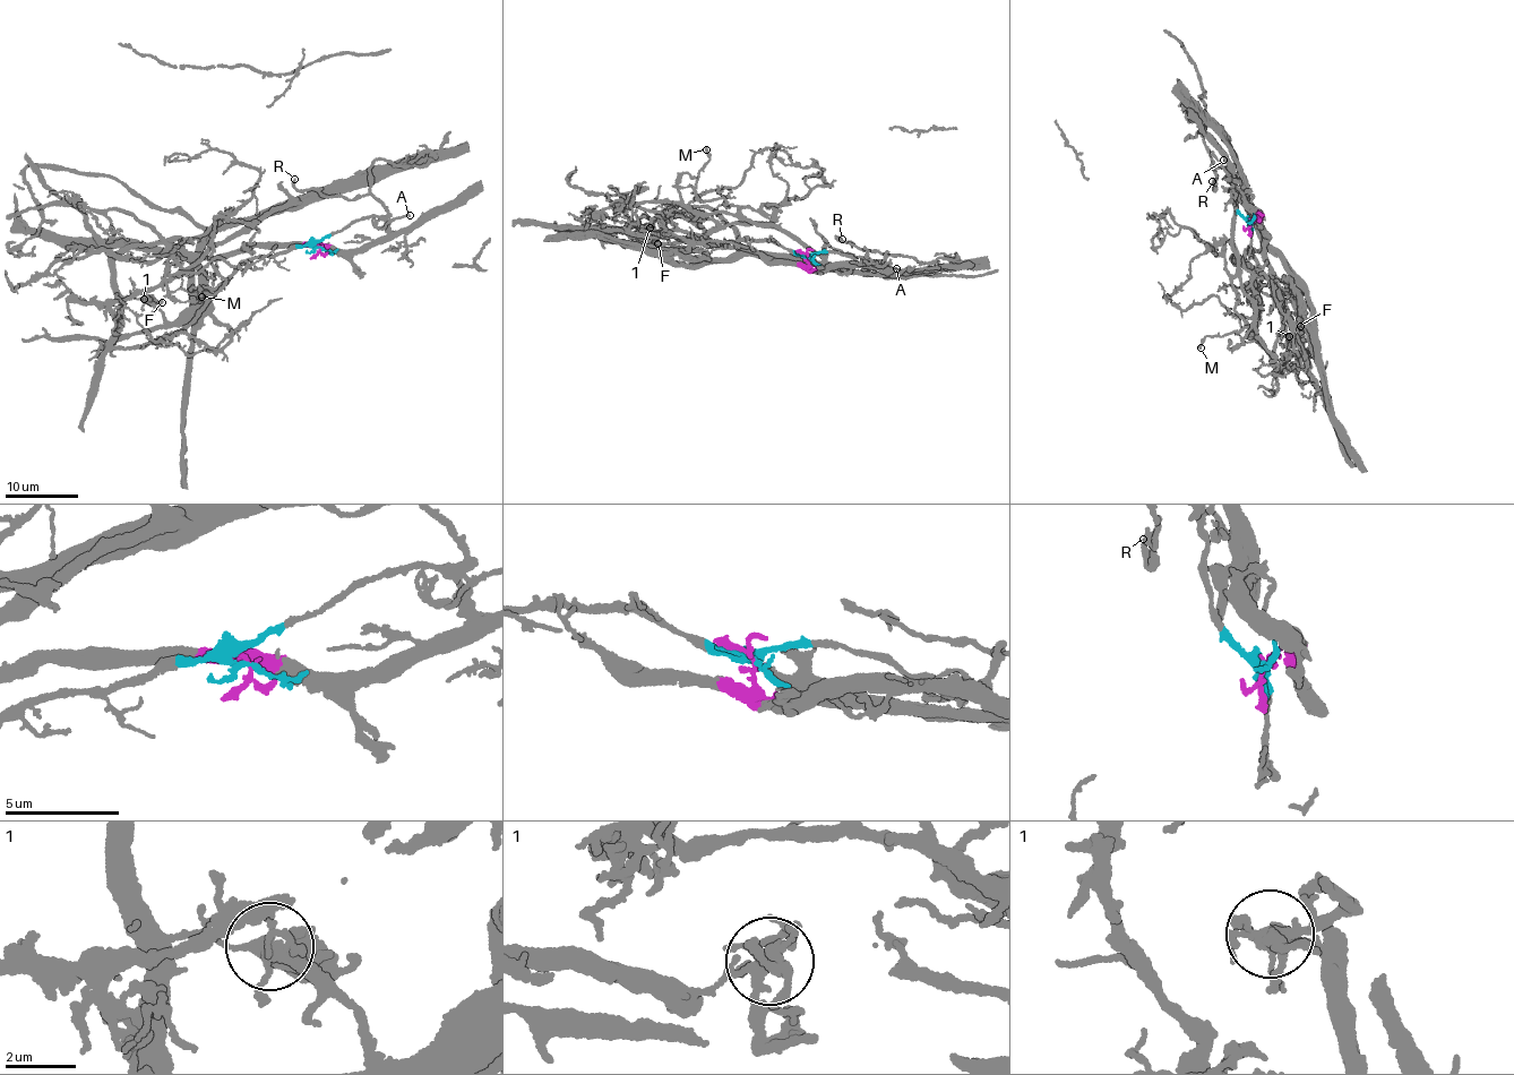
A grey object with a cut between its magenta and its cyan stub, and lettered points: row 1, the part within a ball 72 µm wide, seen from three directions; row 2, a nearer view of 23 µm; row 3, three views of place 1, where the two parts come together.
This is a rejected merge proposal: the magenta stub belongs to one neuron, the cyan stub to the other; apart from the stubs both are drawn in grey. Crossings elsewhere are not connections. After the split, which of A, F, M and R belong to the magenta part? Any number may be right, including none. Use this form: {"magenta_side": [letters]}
{"magenta_side": ["A", "F", "M"]}

